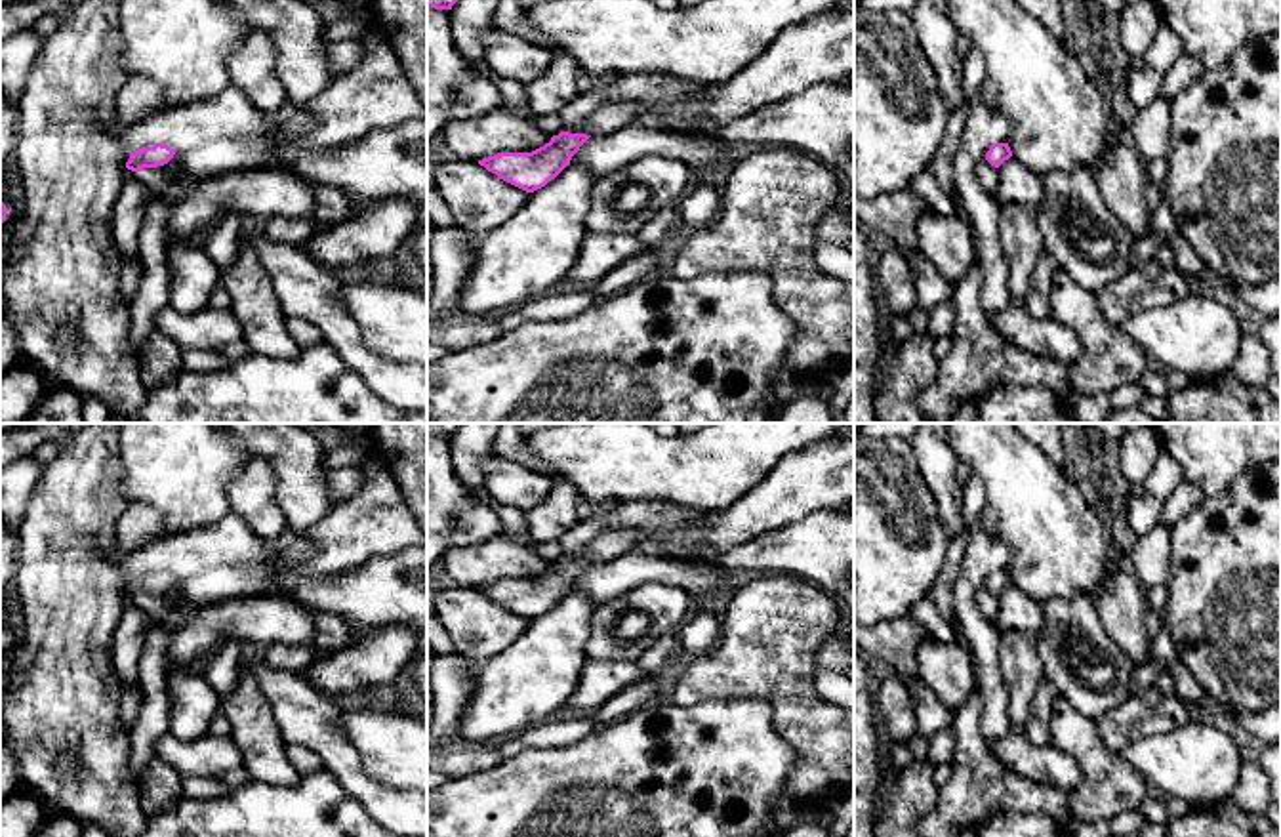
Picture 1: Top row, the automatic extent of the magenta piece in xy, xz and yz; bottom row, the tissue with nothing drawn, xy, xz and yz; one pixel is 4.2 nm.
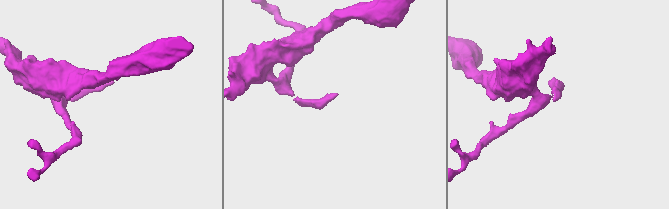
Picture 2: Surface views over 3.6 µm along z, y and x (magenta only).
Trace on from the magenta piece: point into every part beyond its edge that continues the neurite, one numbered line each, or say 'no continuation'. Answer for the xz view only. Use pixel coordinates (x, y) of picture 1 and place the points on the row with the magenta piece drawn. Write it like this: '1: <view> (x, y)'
1: xz (610, 117)

